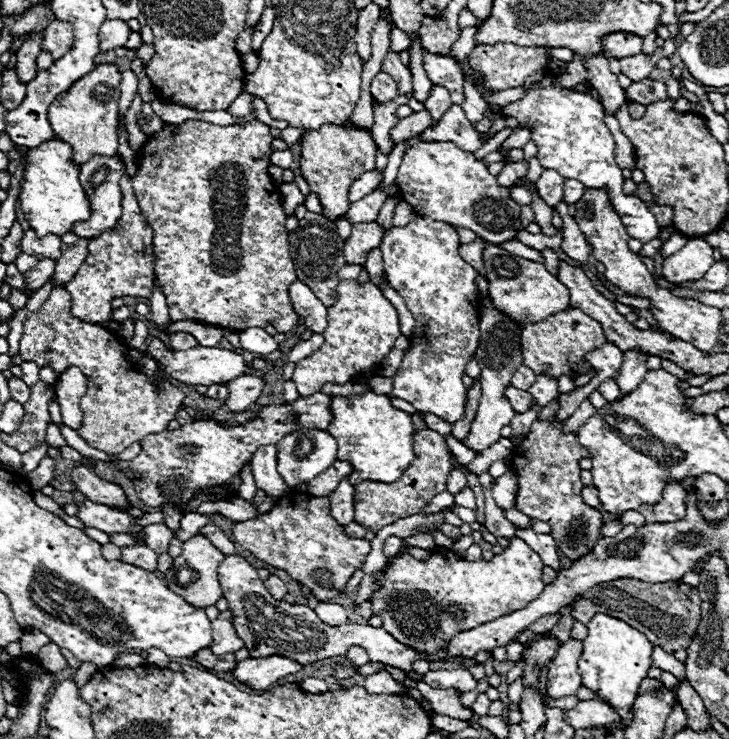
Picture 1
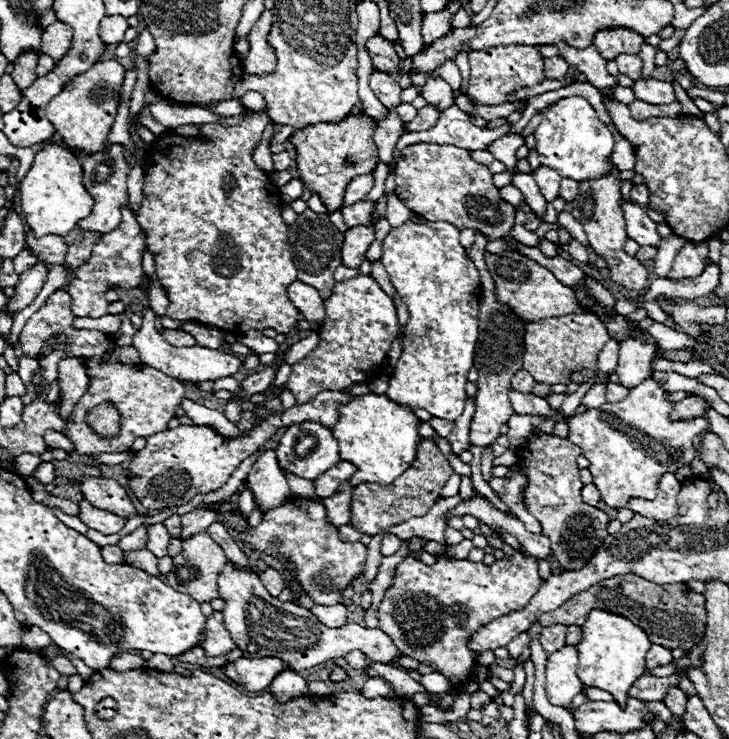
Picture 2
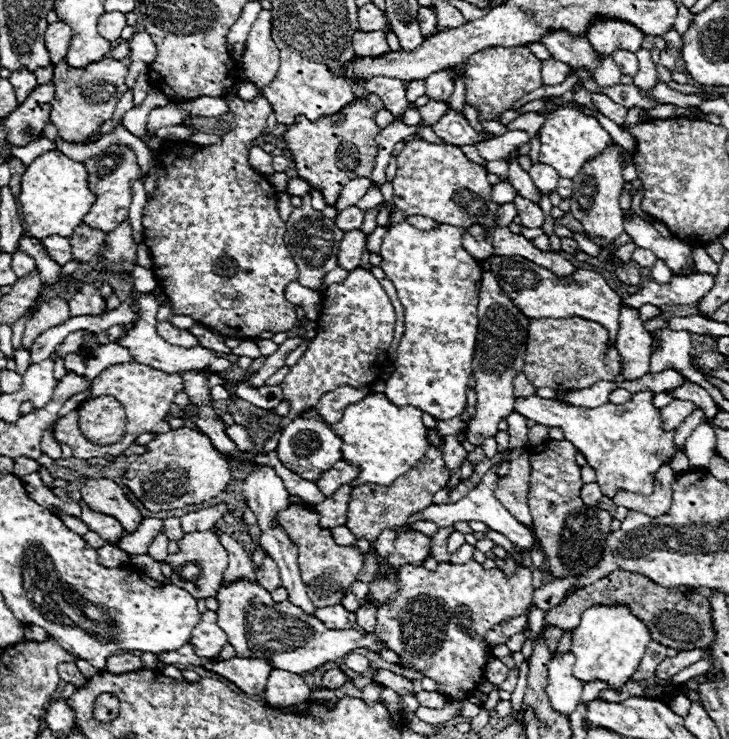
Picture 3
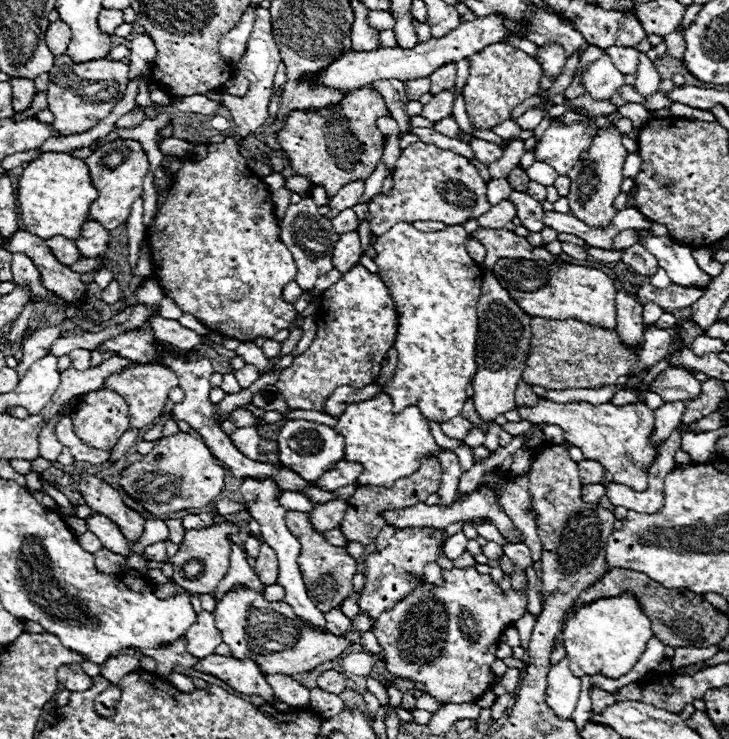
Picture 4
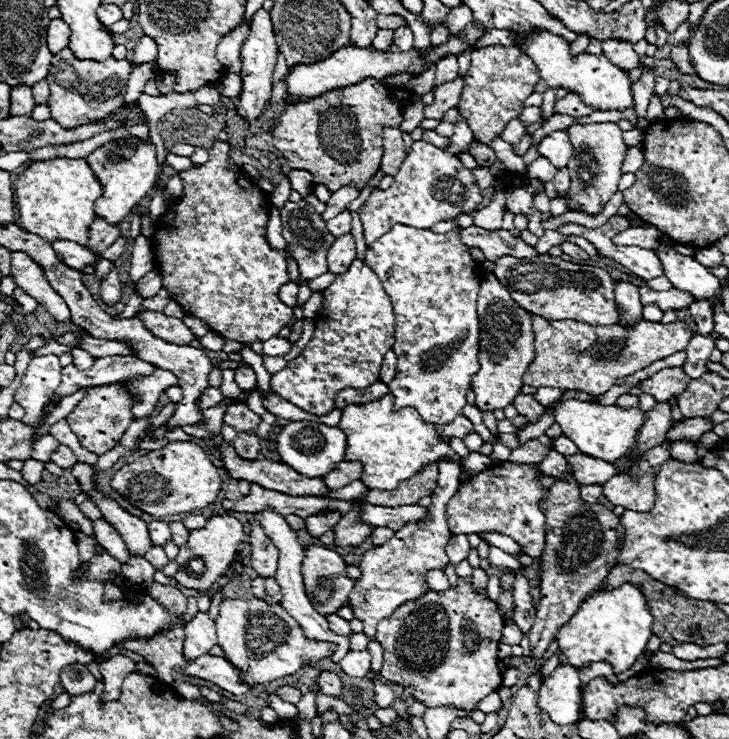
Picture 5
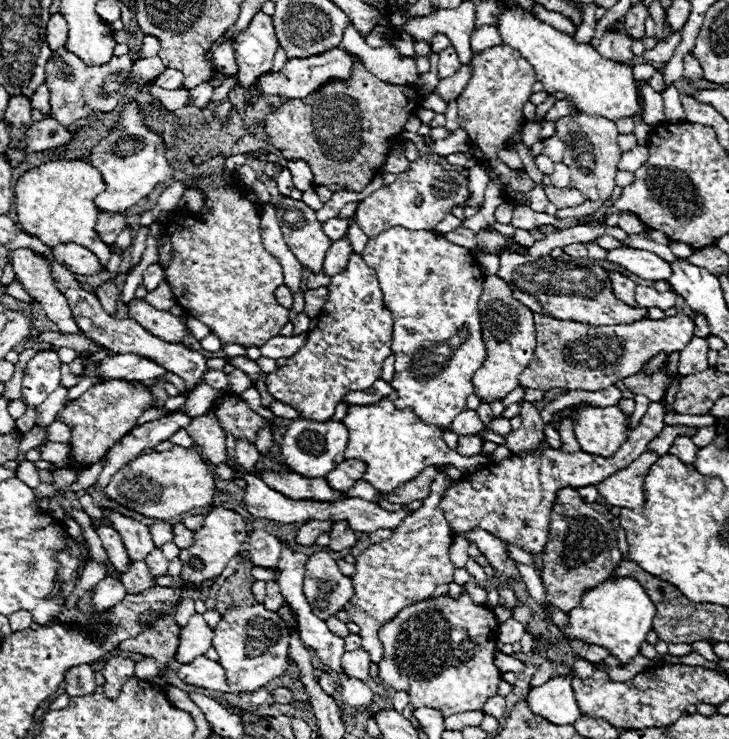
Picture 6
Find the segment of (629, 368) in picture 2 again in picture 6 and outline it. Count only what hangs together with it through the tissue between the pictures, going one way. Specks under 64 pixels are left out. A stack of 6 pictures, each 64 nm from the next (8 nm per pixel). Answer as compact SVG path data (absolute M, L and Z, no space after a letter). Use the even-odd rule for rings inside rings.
M608 270L608 278L612 282L612 290L614 290L616 298L620 298L622 302L626 302L630 306L636 306L636 302L634 302L636 284L630 278L626 278L626 276L622 276L620 272L614 272L614 270Z

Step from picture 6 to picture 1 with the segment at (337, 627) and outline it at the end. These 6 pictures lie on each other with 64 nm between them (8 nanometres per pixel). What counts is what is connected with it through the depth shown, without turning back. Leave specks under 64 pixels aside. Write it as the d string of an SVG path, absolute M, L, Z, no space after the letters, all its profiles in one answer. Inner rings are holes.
M320 602L314 606L314 612L318 614L318 618L322 618L322 622L326 622L328 626L342 626L342 622L348 622L346 618L346 608L340 604L332 604L332 602Z

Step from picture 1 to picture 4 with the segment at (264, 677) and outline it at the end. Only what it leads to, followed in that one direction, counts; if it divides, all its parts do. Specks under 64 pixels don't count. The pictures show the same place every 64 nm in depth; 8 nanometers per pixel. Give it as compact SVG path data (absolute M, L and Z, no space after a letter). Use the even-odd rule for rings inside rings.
M212 654L210 658L202 658L192 670L210 674L210 676L226 682L232 690L236 690L240 694L258 694L266 702L272 704L278 712L288 713L294 710L292 706L285 703L275 702L272 688L268 686L264 674L252 660L240 662L232 656Z

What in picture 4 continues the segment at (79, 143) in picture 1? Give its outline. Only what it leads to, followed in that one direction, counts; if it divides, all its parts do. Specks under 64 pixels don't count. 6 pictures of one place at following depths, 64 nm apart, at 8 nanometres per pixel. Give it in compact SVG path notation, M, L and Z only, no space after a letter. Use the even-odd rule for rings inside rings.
M68 54L54 58L54 68L50 70L48 86L48 108L54 114L54 128L62 136L82 134L94 128L102 118L106 118L112 108L122 100L128 84L128 64L118 60L92 60L76 64Z

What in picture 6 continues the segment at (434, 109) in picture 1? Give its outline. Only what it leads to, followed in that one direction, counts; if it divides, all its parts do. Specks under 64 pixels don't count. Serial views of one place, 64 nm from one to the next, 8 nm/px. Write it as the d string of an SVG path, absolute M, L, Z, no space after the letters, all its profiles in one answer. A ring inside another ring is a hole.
M452 46L444 48L440 52L440 62L438 62L438 76L440 78L448 78L452 76L456 70L460 68L460 58L456 54L456 50Z

